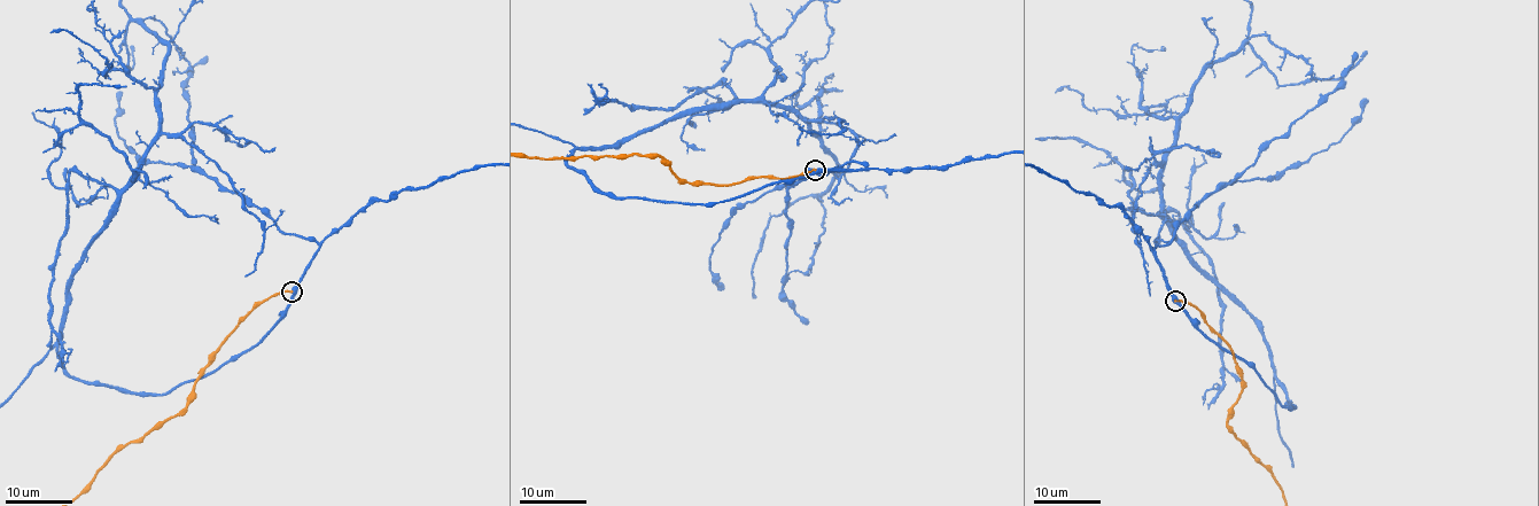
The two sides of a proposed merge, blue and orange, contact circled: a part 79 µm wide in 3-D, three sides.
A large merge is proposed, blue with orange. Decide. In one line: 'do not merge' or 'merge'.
merge

